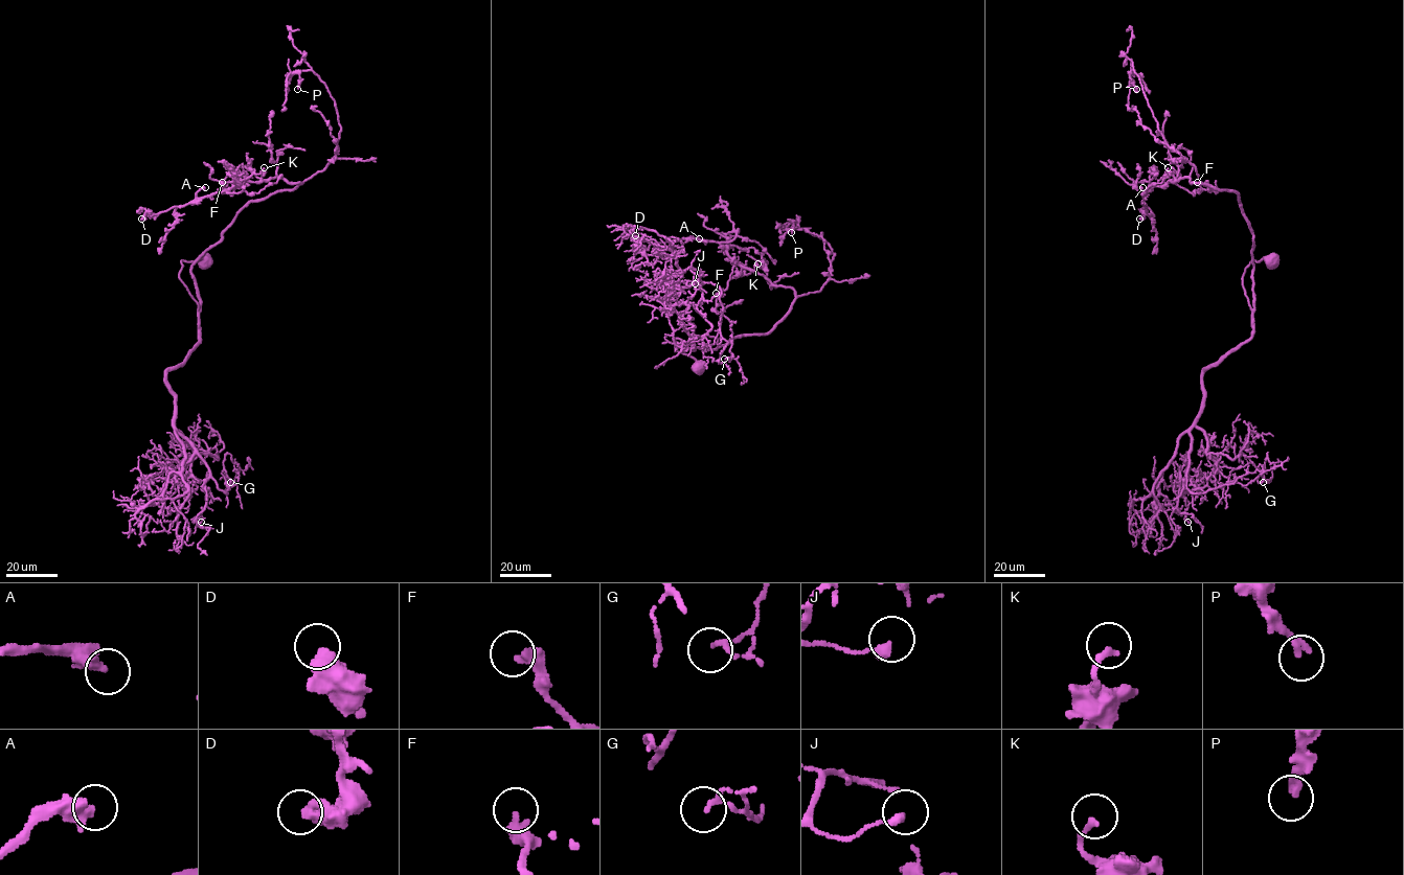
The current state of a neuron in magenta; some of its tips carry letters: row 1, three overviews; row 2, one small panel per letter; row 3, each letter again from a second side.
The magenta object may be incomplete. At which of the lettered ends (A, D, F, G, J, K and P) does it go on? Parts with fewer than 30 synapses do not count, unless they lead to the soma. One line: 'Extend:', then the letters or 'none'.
Extend: A

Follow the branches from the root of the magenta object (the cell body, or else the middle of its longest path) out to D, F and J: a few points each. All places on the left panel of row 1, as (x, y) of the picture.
D: (205, 260), (181, 260), (179, 274), (198, 309), (190, 266), (250, 202), (301, 183), (244, 181), (141, 219)
F: (205, 260), (179, 274), (198, 309), (190, 266), (250, 202), (301, 183), (231, 196), (222, 182)
J: (205, 260), (181, 260), (199, 341), (166, 372), (174, 428), (209, 471), (206, 505), (193, 520), (201, 522)

